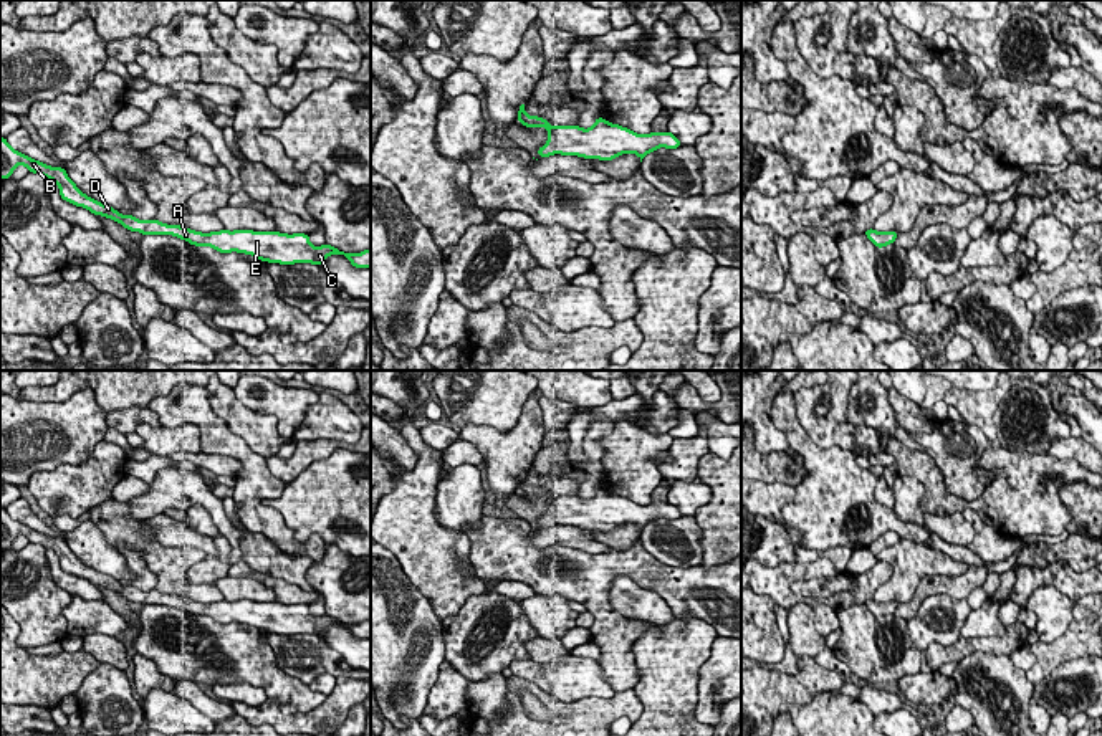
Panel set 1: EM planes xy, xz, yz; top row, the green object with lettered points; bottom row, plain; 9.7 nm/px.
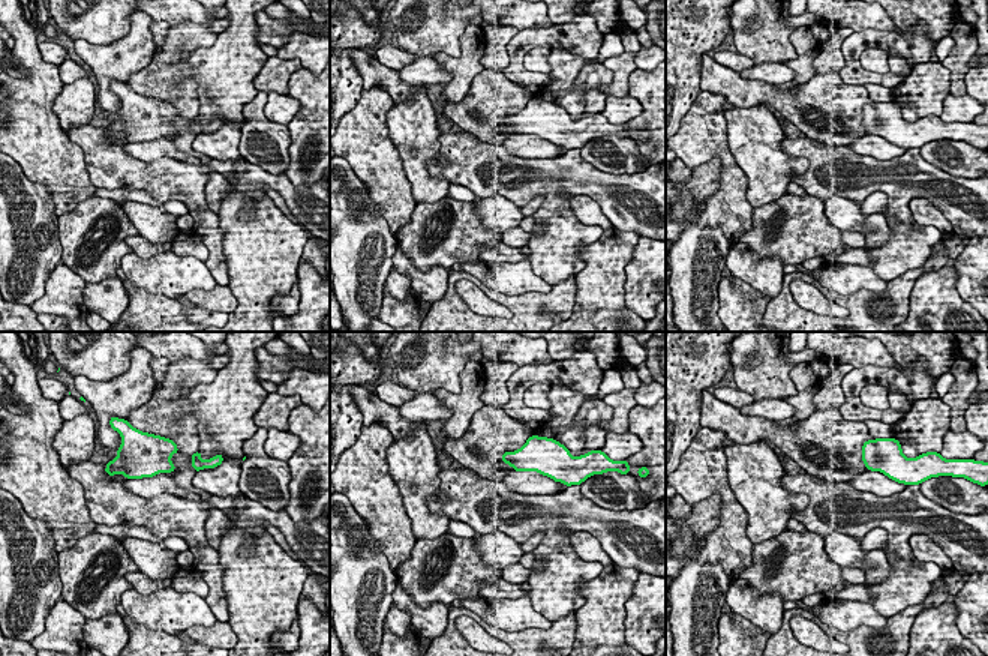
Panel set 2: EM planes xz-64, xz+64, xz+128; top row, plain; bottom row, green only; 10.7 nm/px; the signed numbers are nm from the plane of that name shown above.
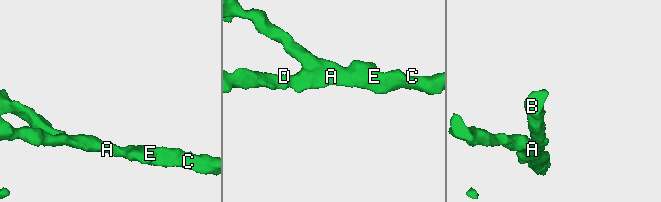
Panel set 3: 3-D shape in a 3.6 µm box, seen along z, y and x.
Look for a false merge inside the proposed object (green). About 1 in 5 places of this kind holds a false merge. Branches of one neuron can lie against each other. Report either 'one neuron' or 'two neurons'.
one neuron

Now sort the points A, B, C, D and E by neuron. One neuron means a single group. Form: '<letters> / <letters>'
A B C D E

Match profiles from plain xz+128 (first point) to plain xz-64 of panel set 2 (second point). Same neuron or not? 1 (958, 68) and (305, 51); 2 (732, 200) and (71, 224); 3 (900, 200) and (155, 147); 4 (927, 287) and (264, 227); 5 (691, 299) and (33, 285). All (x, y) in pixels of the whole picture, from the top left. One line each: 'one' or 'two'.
1: two
2: two
3: two
4: one
5: one

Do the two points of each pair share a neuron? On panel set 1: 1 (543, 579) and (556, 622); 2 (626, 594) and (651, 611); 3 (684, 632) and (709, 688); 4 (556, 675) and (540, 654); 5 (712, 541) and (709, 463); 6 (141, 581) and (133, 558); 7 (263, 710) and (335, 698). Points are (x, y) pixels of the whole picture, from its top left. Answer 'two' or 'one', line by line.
1: two
2: one
3: two
4: two
5: one
6: one
7: one

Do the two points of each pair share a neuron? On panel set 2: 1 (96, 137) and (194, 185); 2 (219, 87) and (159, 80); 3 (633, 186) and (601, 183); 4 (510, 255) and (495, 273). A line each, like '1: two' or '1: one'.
1: one
2: two
3: one
4: two

